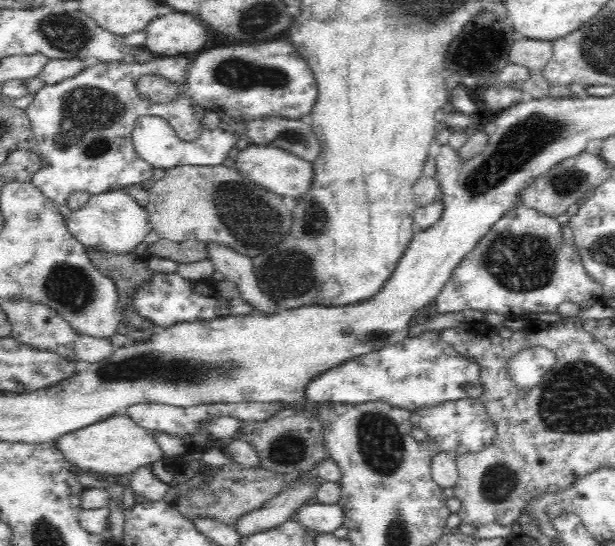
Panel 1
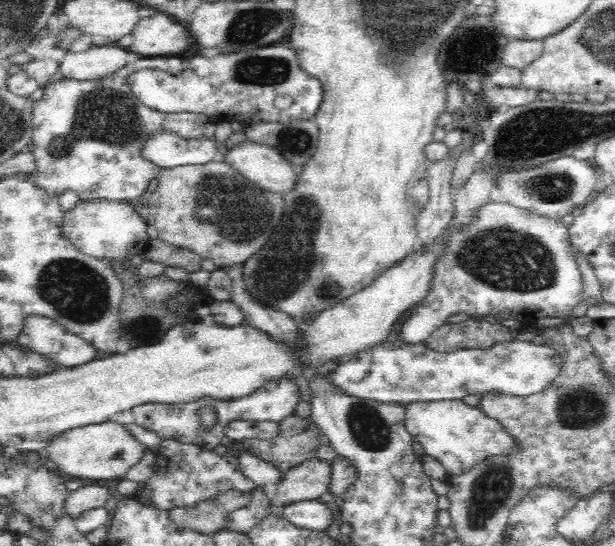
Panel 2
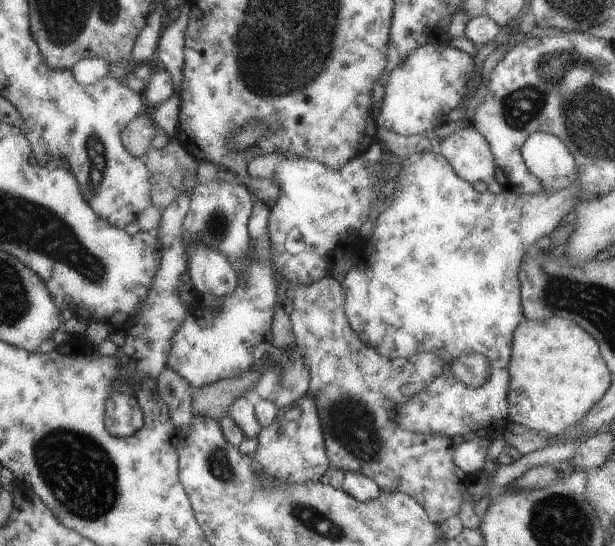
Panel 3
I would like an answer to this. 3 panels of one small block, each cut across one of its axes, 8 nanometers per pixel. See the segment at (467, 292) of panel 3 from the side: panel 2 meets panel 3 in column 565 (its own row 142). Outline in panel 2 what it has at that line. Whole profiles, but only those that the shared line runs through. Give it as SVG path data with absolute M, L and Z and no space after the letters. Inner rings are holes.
M158 132L150 136L142 148L142 156L161 169L182 165L201 165L217 159L215 140L202 137L184 140L172 132Z

